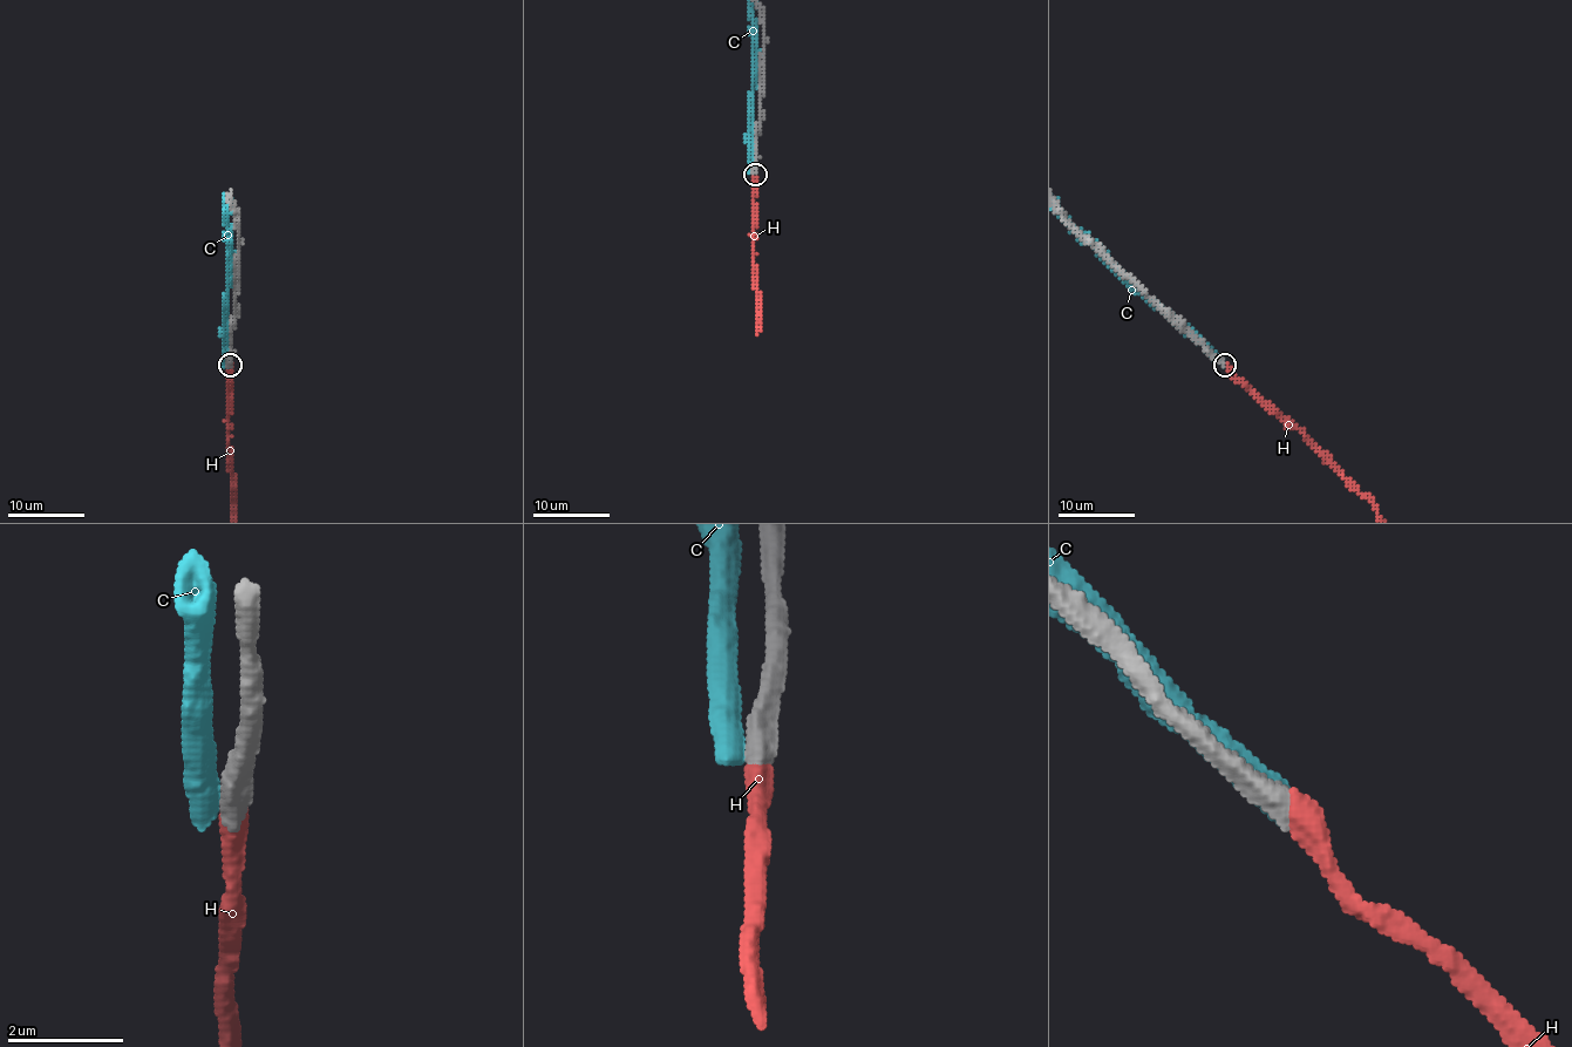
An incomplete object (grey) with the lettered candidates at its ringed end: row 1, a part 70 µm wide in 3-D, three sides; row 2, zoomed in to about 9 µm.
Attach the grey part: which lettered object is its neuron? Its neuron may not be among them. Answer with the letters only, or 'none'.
H

